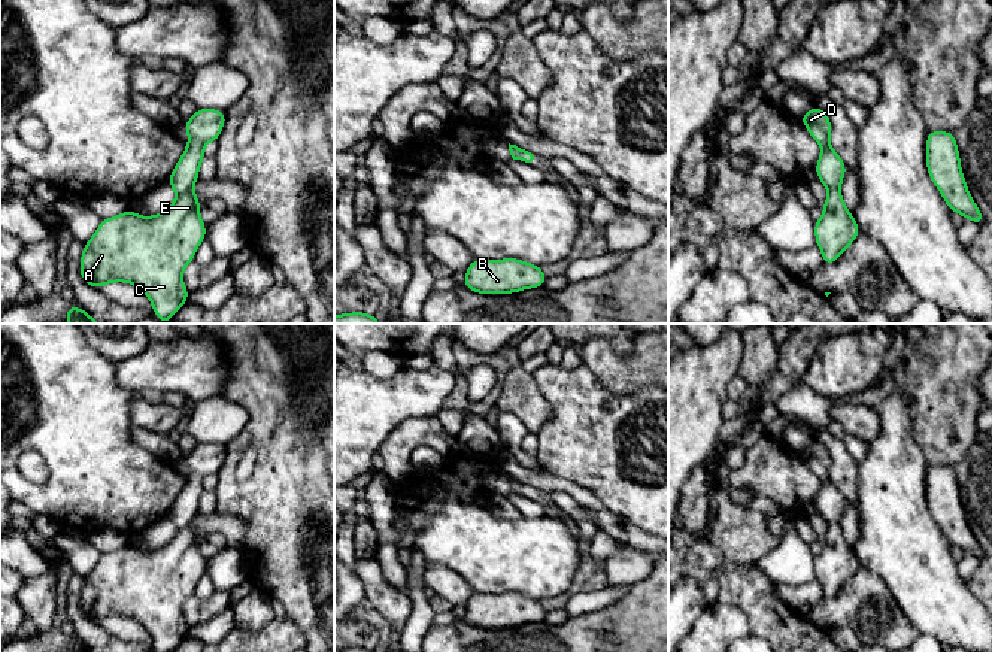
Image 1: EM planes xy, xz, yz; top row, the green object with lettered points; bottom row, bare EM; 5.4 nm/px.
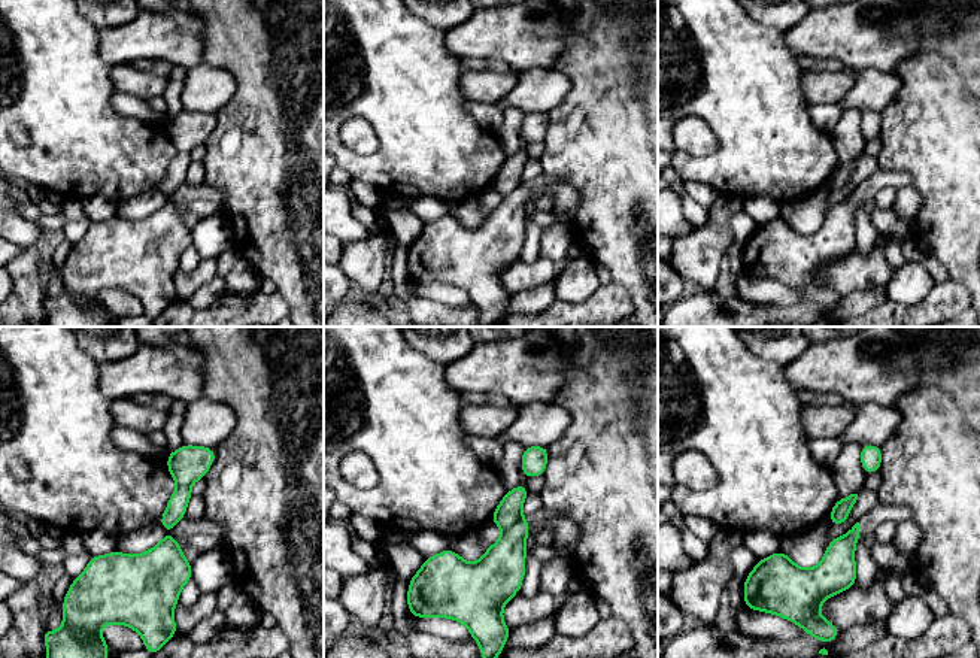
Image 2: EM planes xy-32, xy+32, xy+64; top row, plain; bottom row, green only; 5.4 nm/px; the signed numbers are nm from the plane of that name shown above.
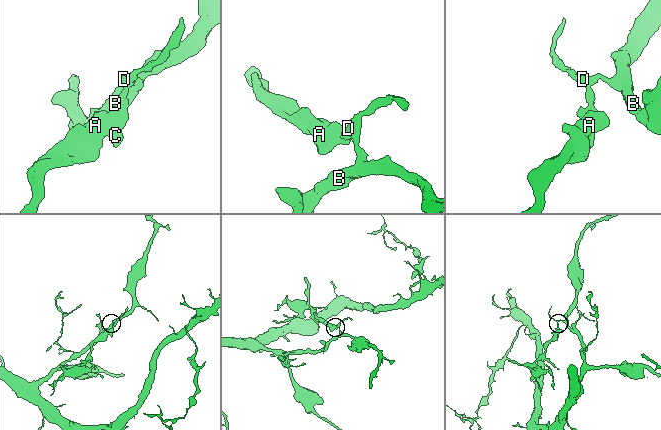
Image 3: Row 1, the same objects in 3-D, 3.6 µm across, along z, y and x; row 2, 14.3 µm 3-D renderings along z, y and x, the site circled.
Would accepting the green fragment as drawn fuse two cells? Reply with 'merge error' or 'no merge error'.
merge error

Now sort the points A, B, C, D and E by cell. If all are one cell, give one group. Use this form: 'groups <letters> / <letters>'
groups A C E / B D

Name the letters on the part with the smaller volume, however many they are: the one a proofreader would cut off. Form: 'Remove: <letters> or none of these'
Remove: A, C, E

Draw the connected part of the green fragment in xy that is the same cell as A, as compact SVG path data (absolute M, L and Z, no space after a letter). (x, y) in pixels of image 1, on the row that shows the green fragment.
M189 189L160 215L145 218L127 210L101 219L84 246L81 276L94 288L112 282L136 285L166 324L188 300L182 272L204 237L200 201Z

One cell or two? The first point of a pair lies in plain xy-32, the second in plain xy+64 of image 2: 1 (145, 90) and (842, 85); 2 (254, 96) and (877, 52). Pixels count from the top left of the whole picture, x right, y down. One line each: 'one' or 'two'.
1: one
2: two

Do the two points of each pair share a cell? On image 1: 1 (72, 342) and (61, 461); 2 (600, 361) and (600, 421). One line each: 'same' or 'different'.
1: same
2: different

